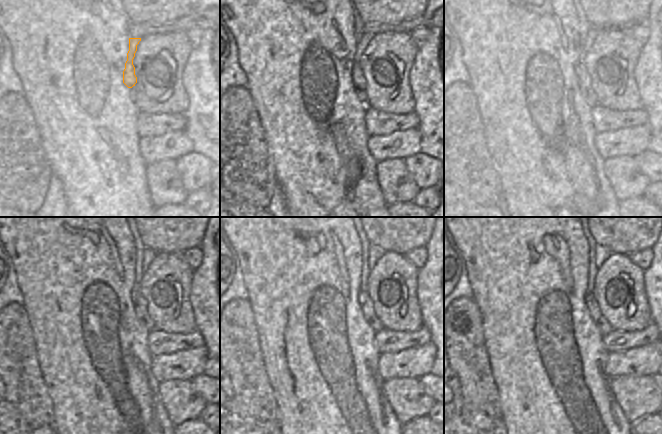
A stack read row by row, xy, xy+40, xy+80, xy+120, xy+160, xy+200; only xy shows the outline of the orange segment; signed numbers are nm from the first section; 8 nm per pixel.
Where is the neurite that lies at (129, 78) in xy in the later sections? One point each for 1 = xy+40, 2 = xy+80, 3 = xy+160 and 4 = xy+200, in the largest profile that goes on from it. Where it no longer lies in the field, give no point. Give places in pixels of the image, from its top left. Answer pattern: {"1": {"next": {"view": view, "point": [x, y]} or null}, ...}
{"1": {"next": {"view": "xy+40", "point": [357, 76]}}, "2": {"next": {"view": "xy+80", "point": [583, 76]}}, "3": {"next": {"view": "xy+160", "point": [366, 304]}}, "4": {"next": {"view": "xy+200", "point": [604, 327]}}}

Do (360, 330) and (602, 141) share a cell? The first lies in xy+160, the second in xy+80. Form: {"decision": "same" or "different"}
{"decision": "different"}

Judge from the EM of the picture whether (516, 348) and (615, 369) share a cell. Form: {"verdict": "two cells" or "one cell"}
{"verdict": "two cells"}

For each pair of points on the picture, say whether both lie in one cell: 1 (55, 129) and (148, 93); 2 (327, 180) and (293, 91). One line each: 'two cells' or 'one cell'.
1: two cells
2: one cell

